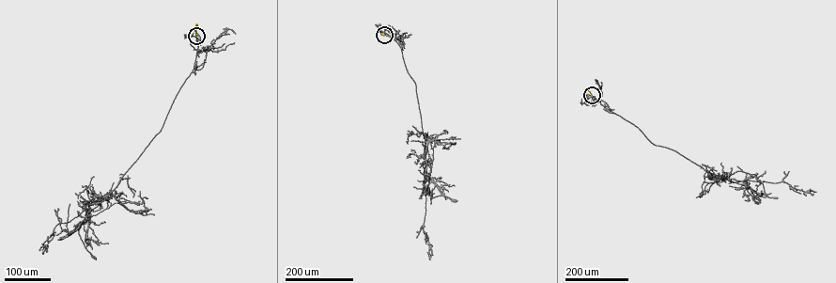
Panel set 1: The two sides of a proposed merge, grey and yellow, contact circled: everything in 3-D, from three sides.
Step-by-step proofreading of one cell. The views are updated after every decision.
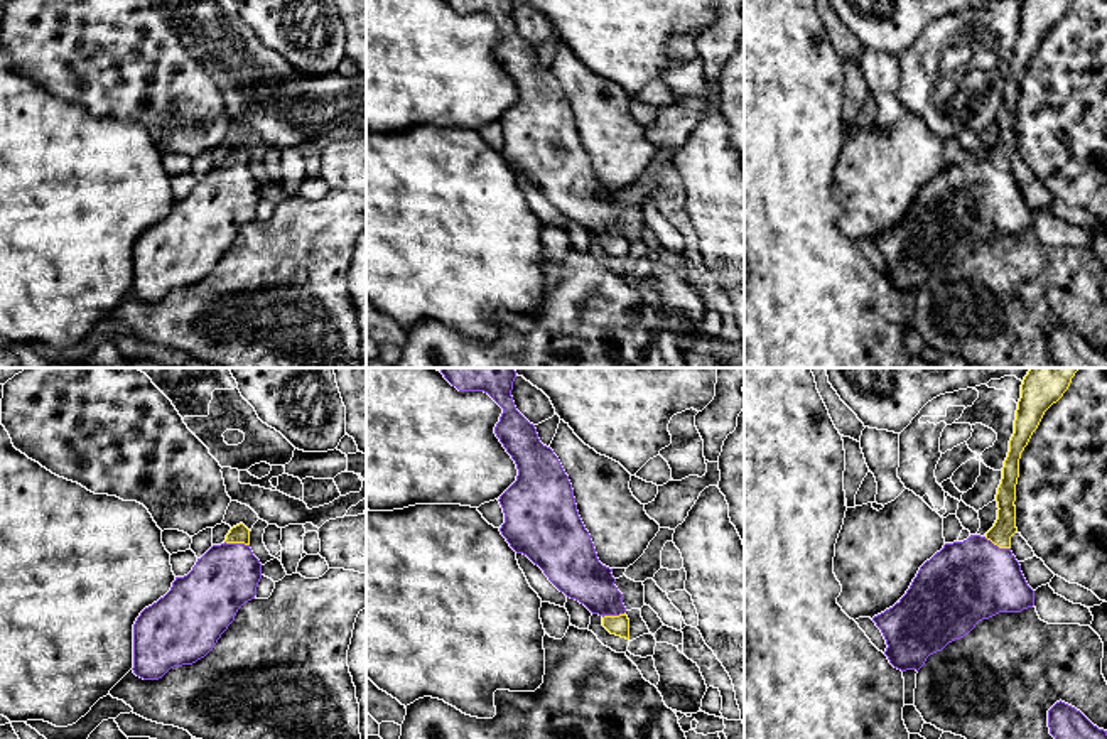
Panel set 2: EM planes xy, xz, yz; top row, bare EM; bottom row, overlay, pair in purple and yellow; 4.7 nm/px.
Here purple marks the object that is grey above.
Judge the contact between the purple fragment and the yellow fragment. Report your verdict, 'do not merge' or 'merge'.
merge

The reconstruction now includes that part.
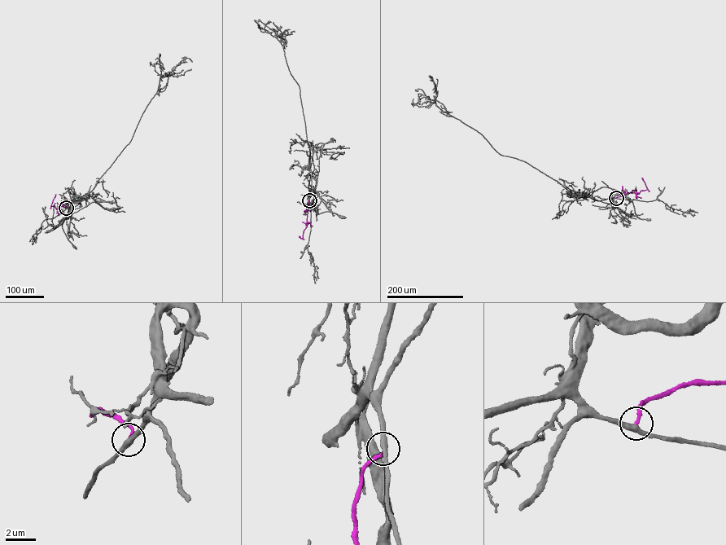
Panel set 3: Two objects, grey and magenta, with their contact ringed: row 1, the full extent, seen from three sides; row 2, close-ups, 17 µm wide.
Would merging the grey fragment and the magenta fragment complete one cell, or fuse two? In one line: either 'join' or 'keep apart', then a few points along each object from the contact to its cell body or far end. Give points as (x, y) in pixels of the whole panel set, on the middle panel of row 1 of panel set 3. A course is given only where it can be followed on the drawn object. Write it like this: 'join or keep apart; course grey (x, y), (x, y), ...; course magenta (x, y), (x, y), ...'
join; course grey (309, 200), (308, 204), (308, 201), (316, 207), (317, 214), (327, 211), (343, 217); course magenta (309, 200), (307, 226), (302, 239), (299, 236)

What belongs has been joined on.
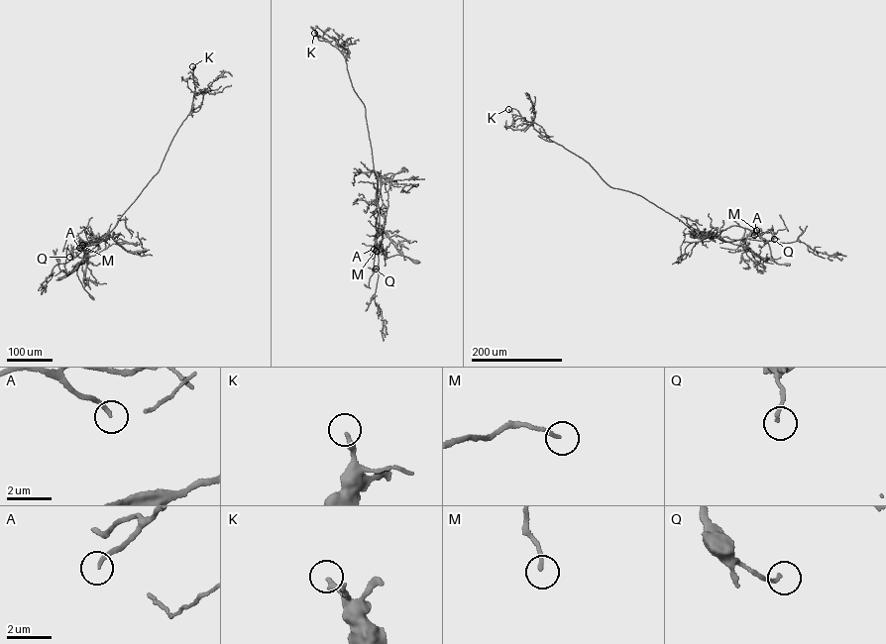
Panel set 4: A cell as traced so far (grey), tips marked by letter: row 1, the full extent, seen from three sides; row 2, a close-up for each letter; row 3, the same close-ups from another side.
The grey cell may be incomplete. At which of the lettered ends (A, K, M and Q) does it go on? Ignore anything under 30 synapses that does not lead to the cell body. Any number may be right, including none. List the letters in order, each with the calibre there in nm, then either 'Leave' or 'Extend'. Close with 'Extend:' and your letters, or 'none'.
A: Thickness 190 nm. Extend
K: Thickness 240 nm. Leave
M: Thickness 130 nm. Extend
Q: Thickness 140 nm. Leave
Extend: A, M

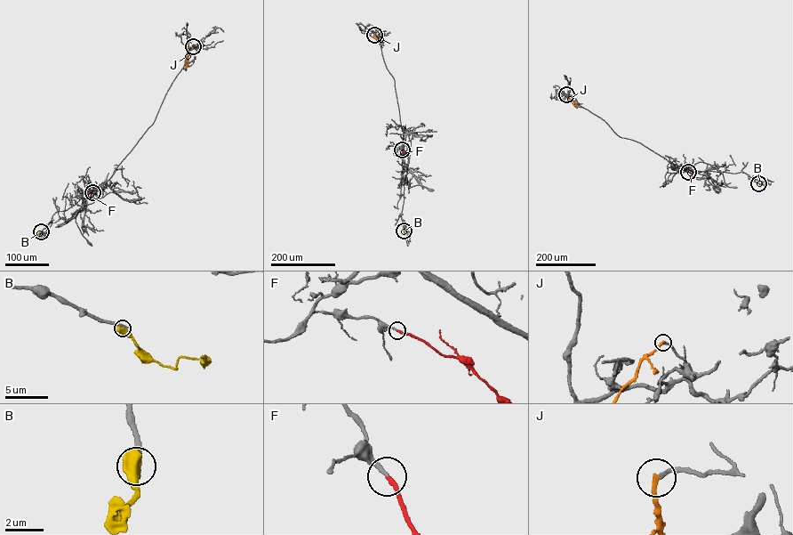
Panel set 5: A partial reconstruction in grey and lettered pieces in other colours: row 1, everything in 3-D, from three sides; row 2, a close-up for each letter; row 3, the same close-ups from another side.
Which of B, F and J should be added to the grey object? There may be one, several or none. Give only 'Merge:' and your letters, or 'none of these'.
Merge: F

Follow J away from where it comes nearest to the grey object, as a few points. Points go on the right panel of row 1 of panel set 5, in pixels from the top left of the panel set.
J: (566, 94), (576, 108)

